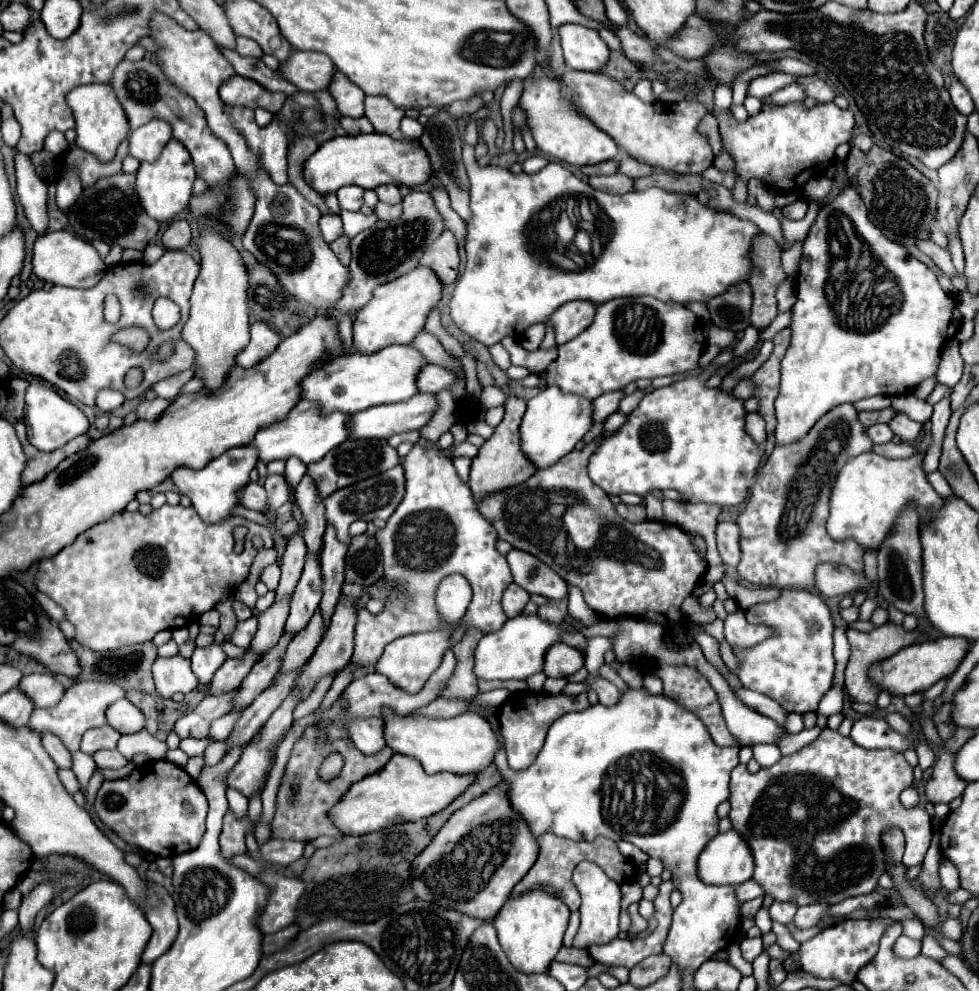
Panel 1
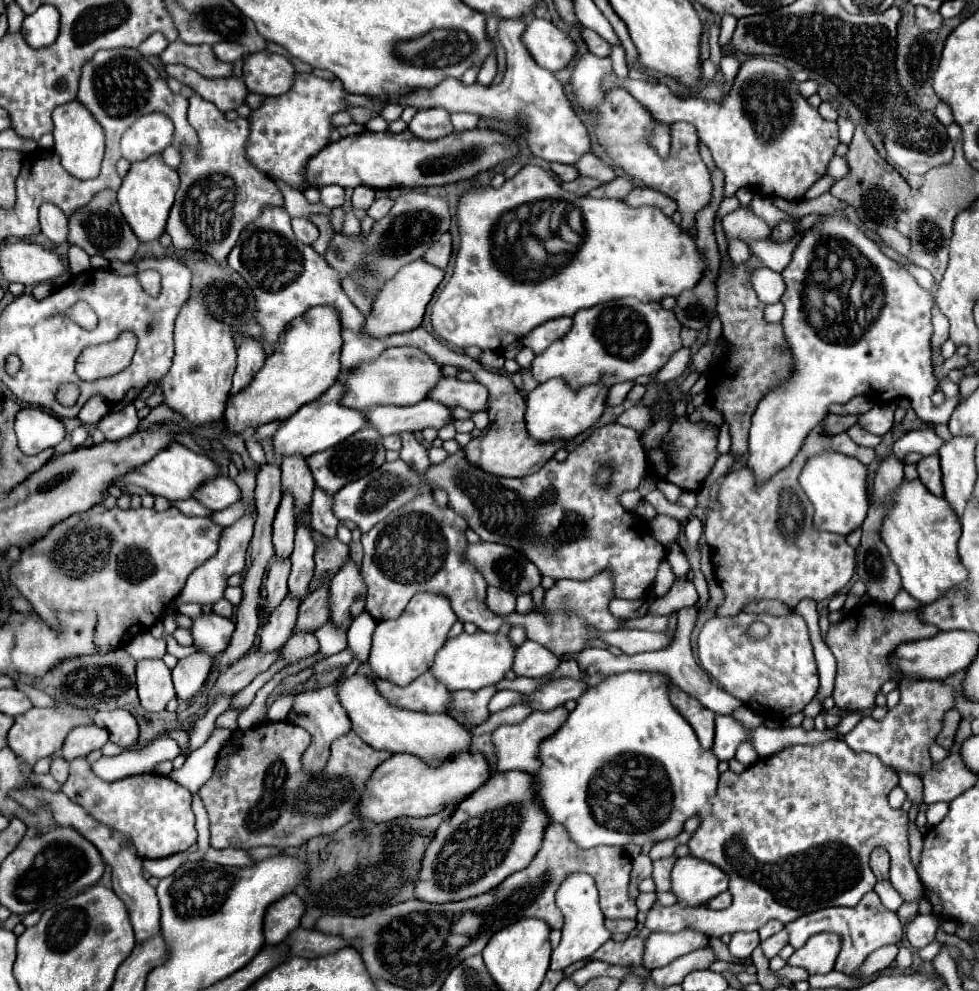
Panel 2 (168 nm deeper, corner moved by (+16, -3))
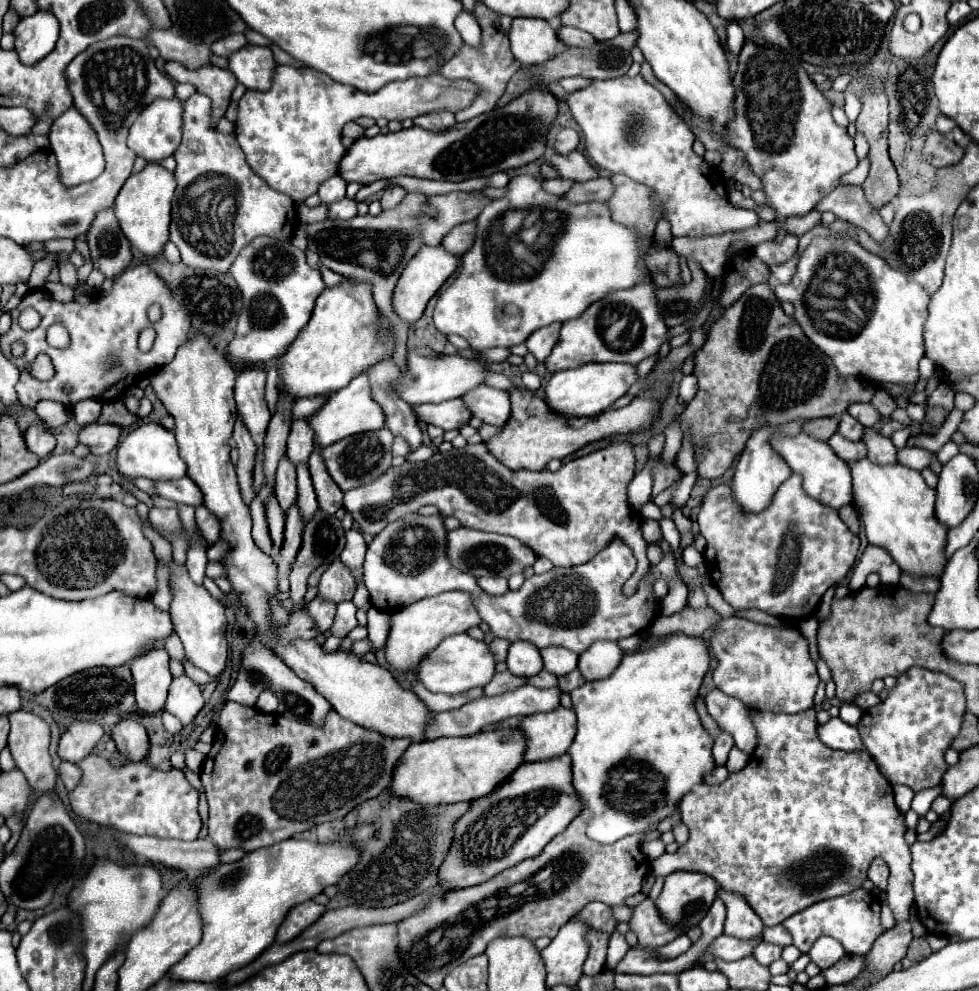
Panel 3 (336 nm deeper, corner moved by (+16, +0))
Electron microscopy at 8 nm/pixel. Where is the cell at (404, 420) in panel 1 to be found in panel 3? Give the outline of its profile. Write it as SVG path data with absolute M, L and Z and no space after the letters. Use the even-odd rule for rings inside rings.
M460 398L440 402L440 404L418 404L418 406L412 406L412 408L414 408L414 414L416 414L418 420L422 420L426 424L440 426L442 430L460 428L472 416L470 410L464 406L464 402Z

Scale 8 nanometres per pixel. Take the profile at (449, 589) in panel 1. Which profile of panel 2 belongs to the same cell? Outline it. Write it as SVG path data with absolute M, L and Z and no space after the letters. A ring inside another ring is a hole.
M414 595L398 619L378 623L372 639L372 651L368 657L374 675L396 685L408 685L408 681L414 681L428 671L436 651L446 643L448 631L456 621L458 617L452 611L448 599L444 599L444 595Z

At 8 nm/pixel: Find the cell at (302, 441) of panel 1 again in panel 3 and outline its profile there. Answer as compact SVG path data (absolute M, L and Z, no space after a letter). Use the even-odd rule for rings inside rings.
M360 374L346 388L330 394L330 398L326 398L324 406L308 418L308 424L314 430L314 442L318 446L326 448L326 446L330 446L330 444L334 444L346 436L382 428L384 426L384 414L382 414L382 408L370 396L366 374Z

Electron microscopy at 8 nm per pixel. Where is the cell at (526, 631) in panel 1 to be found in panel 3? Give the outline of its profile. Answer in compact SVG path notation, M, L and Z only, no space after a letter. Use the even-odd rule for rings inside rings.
M454 634L444 638L418 666L418 680L430 692L444 692L444 694L460 694L470 688L482 688L492 680L496 660L490 652L490 646L484 640L474 640L468 634Z

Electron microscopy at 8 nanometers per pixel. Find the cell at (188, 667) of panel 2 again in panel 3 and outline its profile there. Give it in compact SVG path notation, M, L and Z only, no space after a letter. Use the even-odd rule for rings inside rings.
M182 674L172 680L166 710L178 716L184 726L192 722L192 718L198 714L202 706L204 706L204 698L202 698L200 686L192 682L188 674Z

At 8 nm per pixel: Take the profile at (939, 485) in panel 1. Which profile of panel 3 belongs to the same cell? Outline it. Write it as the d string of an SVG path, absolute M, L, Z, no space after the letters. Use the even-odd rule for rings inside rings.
M902 448L898 450L898 462L902 466L910 466L914 470L922 470L929 467L934 461L938 461L932 452L926 452L922 448Z

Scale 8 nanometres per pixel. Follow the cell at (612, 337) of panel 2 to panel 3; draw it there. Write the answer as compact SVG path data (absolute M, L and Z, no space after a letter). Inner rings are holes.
M652 282L638 284L630 290L618 290L594 302L578 318L564 322L560 340L552 348L552 354L544 360L546 368L554 374L588 362L622 362L636 366L644 358L654 356L668 340L668 326L660 320L654 292L656 286Z

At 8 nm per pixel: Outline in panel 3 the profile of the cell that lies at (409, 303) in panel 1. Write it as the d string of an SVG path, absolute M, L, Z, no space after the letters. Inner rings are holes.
M422 246L420 252L406 264L404 272L400 274L398 282L396 282L396 288L394 288L394 294L392 294L392 306L394 306L394 312L400 316L402 322L416 322L428 300L438 292L438 288L444 284L444 280L456 270L458 266L458 258L444 252L440 246L436 248L430 248L430 246Z

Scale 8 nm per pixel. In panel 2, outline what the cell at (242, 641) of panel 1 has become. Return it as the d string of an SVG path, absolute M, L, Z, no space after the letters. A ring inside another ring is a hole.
M212 611L200 613L198 617L192 617L190 633L194 645L200 647L200 653L206 653L208 657L216 657L228 647L230 637L234 633L234 623Z

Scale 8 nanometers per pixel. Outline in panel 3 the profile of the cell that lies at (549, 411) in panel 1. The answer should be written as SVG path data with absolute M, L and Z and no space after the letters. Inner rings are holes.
M584 364L580 368L556 372L546 384L546 404L552 412L572 418L572 416L594 416L608 410L628 388L636 382L636 370L630 364Z

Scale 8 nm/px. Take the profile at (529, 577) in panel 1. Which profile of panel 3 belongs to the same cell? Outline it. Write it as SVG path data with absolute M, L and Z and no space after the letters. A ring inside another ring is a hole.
M458 528L458 530L448 532L448 556L456 568L460 568L462 572L468 572L476 578L480 578L480 576L510 578L512 574L520 574L526 568L534 566L534 562L536 562L536 554L528 546L518 542L516 538L470 530L470 528Z

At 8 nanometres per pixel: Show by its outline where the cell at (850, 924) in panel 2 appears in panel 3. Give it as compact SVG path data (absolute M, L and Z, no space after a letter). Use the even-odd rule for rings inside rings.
M858 888L846 896L830 898L818 904L812 904L804 912L784 920L784 928L792 934L792 944L805 954L820 936L836 938L846 954L866 954L879 936L886 932L880 922L880 900L864 888Z

